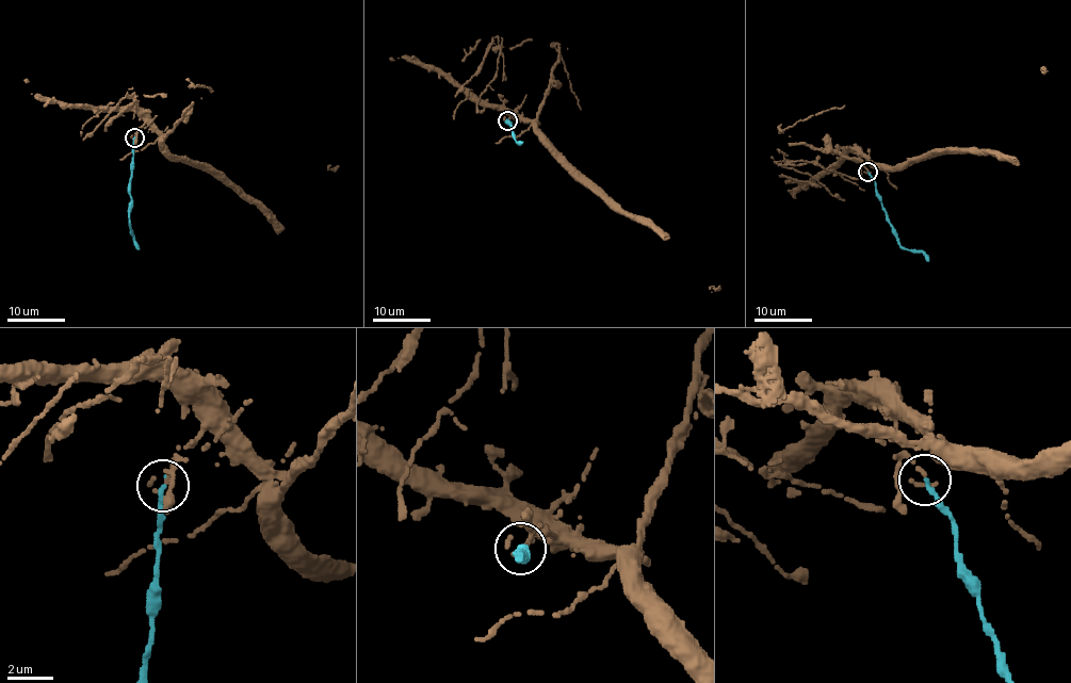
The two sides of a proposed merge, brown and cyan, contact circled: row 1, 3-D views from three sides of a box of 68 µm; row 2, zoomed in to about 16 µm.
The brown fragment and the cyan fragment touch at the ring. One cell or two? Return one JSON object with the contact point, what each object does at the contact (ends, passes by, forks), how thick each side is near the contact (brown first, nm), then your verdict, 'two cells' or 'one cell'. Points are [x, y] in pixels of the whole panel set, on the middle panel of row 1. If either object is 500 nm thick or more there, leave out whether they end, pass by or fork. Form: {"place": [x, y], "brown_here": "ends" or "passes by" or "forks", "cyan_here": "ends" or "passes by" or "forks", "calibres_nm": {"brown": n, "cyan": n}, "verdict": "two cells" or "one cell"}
{"place": [507, 120], "brown_here": "passes by", "cyan_here": "ends", "calibres_nm": {"brown": 160, "cyan": 240}, "verdict": "two cells"}

